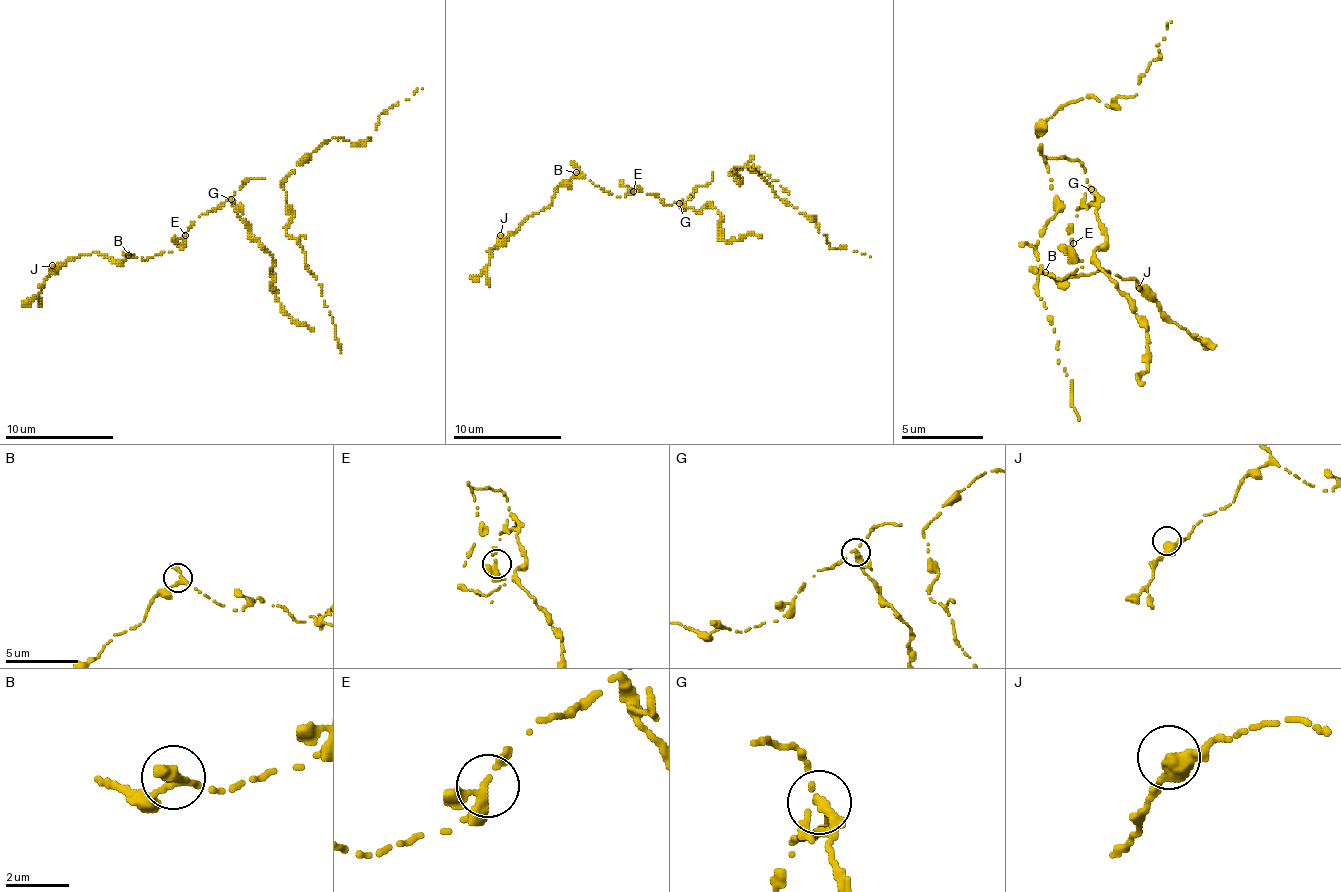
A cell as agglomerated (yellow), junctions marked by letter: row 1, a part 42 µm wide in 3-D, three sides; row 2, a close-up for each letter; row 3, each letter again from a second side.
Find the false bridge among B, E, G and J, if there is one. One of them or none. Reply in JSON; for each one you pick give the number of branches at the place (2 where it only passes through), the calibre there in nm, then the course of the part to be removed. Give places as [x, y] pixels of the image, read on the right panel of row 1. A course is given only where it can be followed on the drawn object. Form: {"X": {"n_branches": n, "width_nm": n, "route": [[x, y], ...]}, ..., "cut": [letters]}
{"G": {"n_branches": 3, "width_nm": 240}, "cut": ["G"]}

